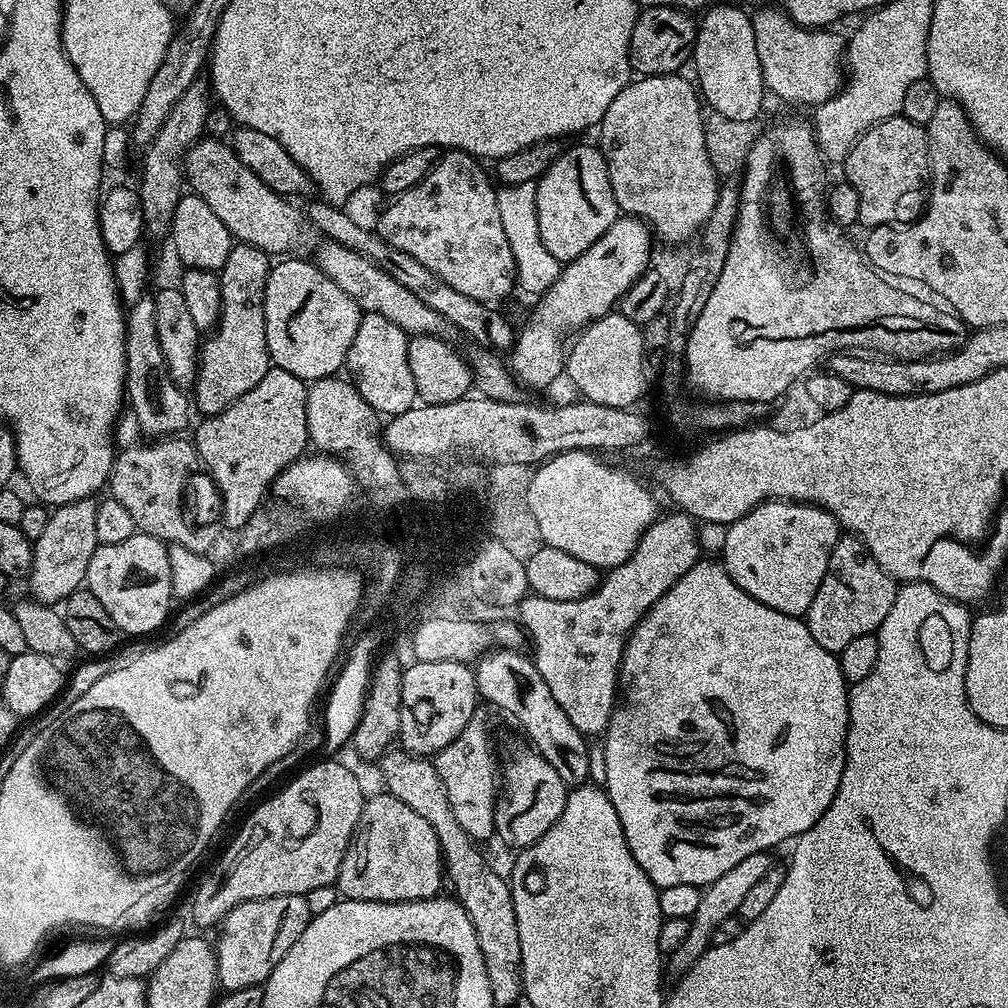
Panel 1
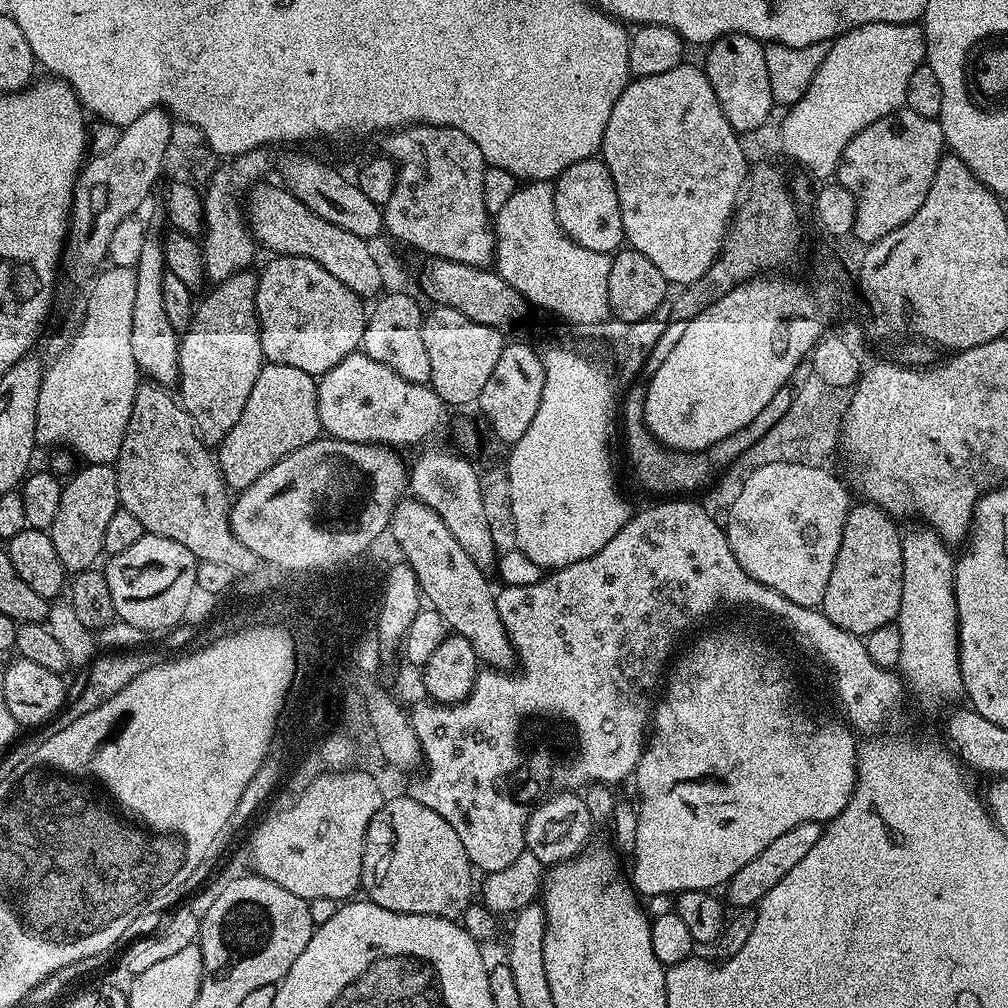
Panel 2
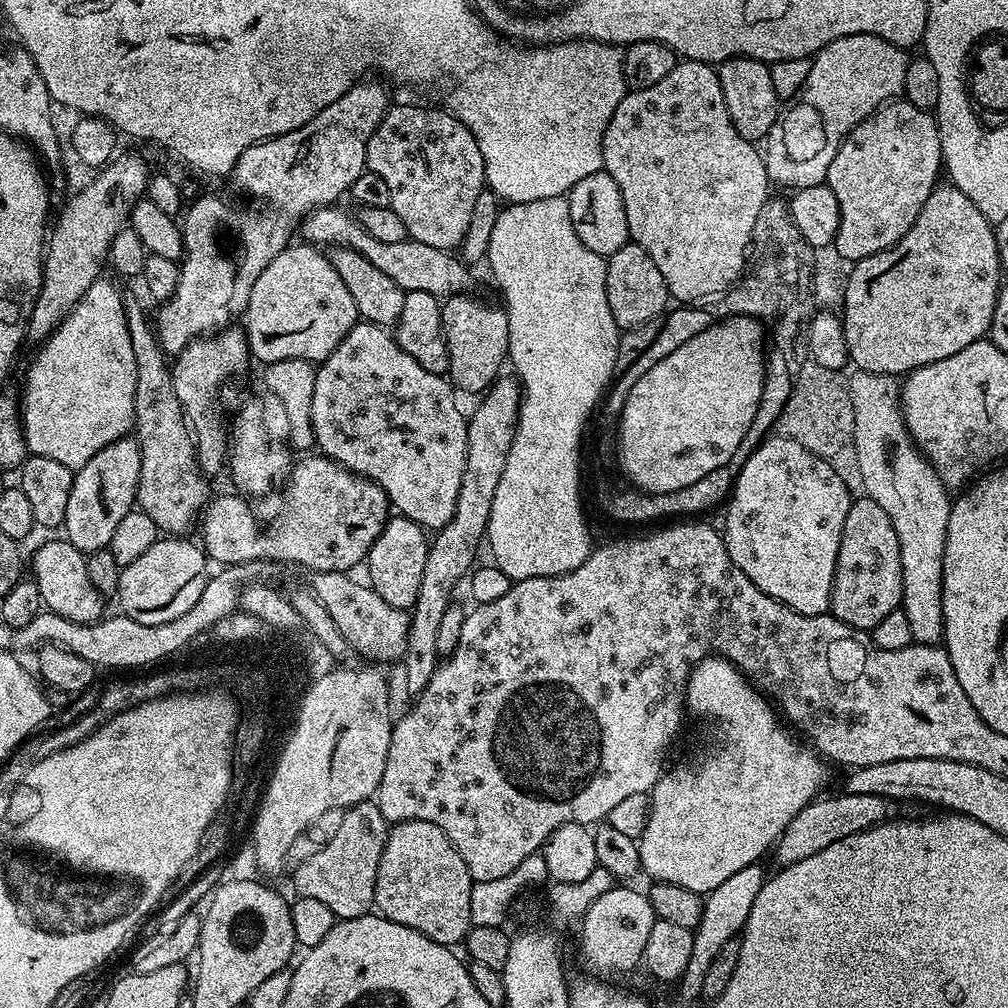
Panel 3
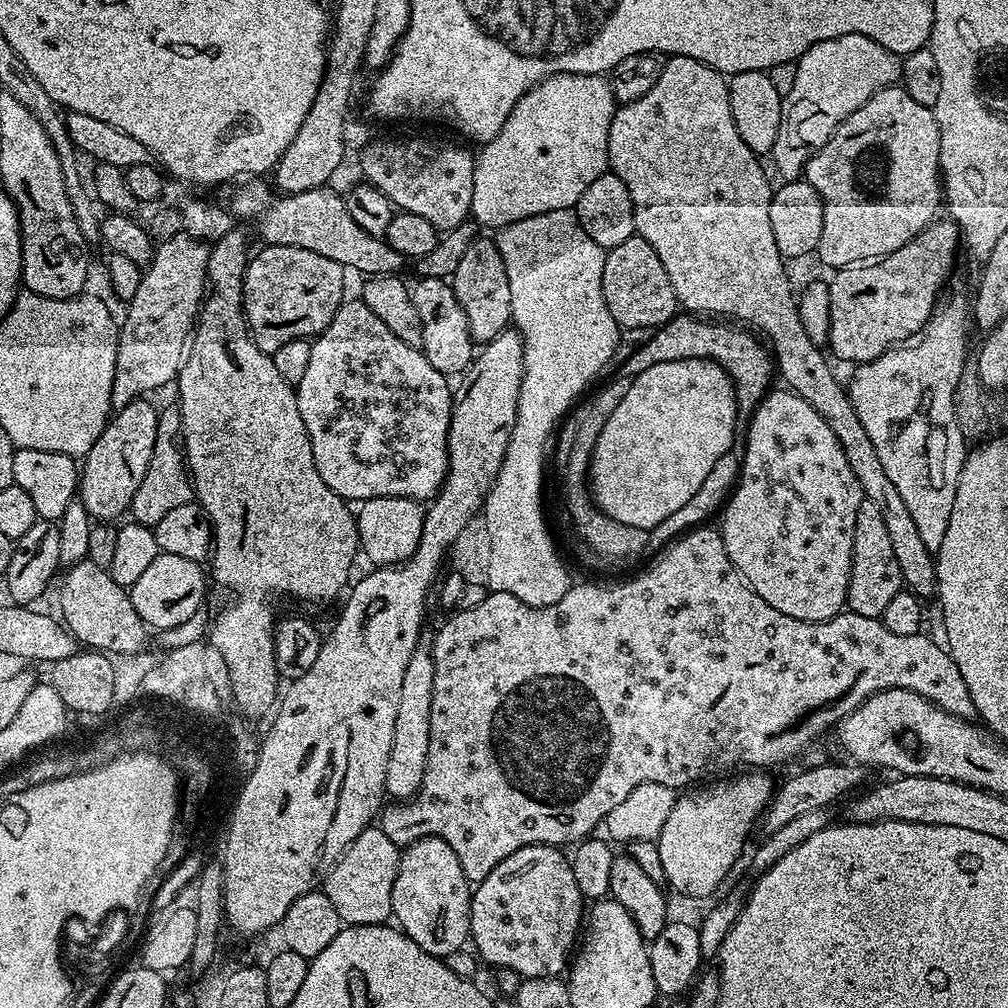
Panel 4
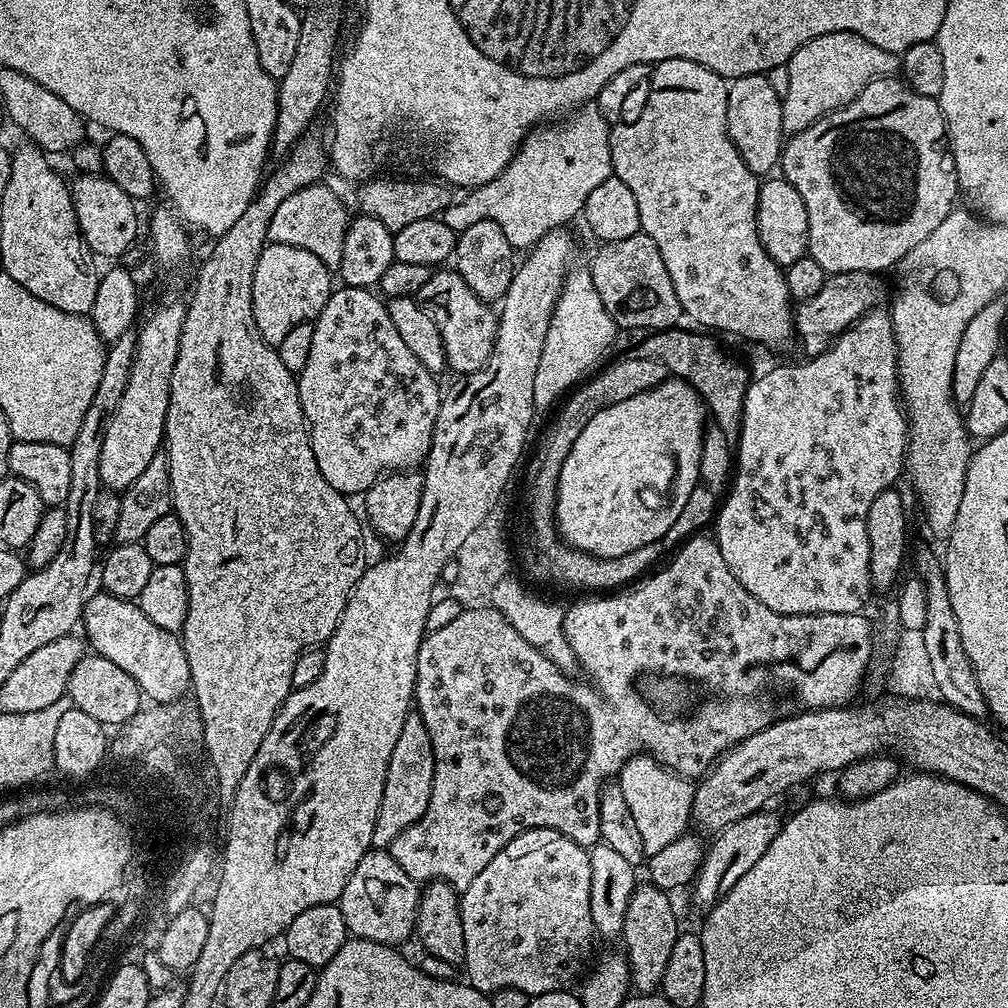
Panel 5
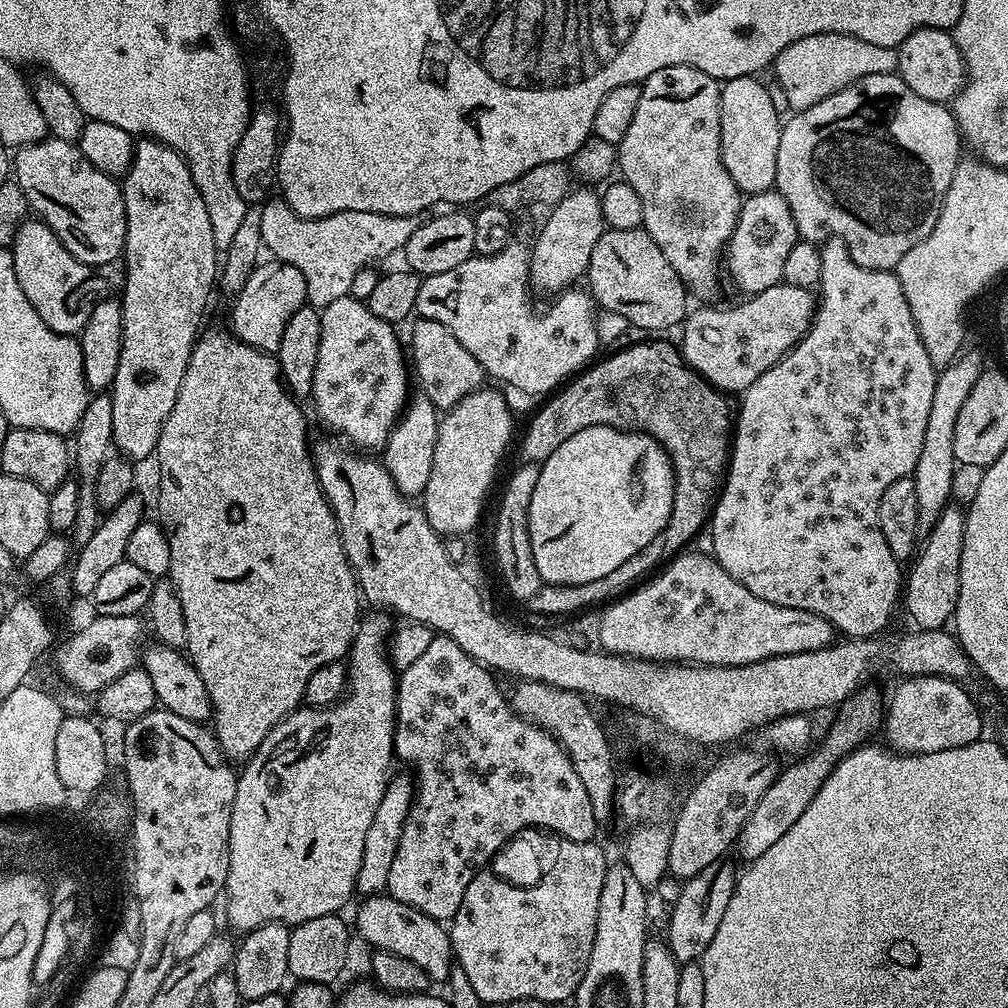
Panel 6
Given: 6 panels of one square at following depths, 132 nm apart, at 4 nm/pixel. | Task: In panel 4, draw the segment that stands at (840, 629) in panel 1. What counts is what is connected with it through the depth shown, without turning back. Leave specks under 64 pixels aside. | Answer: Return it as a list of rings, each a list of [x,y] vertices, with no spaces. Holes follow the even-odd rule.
[[[868,499],[858,506],[858,522],[854,522],[854,554],[850,570],[850,586],[848,587],[847,611],[862,614],[866,618],[883,617],[886,605],[904,588],[902,570],[898,566],[898,558],[894,558],[894,549],[890,542],[890,534],[886,531],[886,518],[882,518],[882,510]]]

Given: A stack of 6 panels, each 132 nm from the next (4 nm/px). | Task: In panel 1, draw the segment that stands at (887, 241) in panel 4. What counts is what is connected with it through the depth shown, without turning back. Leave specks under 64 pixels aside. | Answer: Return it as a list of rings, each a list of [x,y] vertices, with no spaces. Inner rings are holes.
[[[891,116],[858,138],[847,158],[842,161],[842,168],[848,175],[845,176],[846,182],[858,190],[859,221],[870,228],[883,224],[895,225],[905,219],[903,216],[908,208],[908,200],[914,199],[916,192],[923,188],[925,191],[930,176],[927,131],[904,116]]]

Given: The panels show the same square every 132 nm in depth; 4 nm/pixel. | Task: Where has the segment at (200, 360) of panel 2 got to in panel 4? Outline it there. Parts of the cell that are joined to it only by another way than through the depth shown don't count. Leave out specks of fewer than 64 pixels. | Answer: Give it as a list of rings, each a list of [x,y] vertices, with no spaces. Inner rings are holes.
[[[179,407],[163,409],[158,422],[158,434],[154,442],[154,454],[150,454],[150,466],[146,466],[146,478],[142,478],[137,492],[134,493],[130,516],[135,523],[154,526],[162,522],[169,510],[193,503],[194,489],[188,471],[188,462],[184,450],[184,431]]]

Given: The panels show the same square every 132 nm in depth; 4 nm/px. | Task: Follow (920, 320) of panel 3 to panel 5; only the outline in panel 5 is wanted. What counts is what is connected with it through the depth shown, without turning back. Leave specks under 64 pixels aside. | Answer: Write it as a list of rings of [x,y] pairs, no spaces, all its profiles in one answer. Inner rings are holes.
[[[837,272],[825,279],[822,290],[814,294],[814,298],[803,301],[794,312],[794,332],[798,337],[798,344],[804,347],[805,357],[822,354],[839,338],[850,325],[861,320],[868,312],[879,309],[884,300],[884,284],[879,275],[874,272]]]

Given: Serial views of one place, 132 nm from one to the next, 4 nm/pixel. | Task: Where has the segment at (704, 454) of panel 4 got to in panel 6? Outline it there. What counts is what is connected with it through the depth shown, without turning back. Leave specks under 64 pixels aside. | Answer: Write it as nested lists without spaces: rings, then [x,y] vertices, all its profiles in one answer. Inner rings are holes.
[[[586,426],[586,430],[578,430],[571,438],[566,438],[566,442],[562,442],[562,446],[558,446],[558,450],[554,450],[554,454],[550,454],[550,458],[543,460],[539,469],[538,482],[534,486],[534,494],[530,498],[528,533],[530,534],[530,546],[534,554],[534,566],[545,585],[575,586],[604,578],[617,568],[627,565],[628,561],[634,558],[634,554],[638,554],[644,546],[648,546],[650,542],[661,536],[667,526],[671,507],[674,504],[672,463],[664,447],[646,432],[621,430],[610,426]]]

